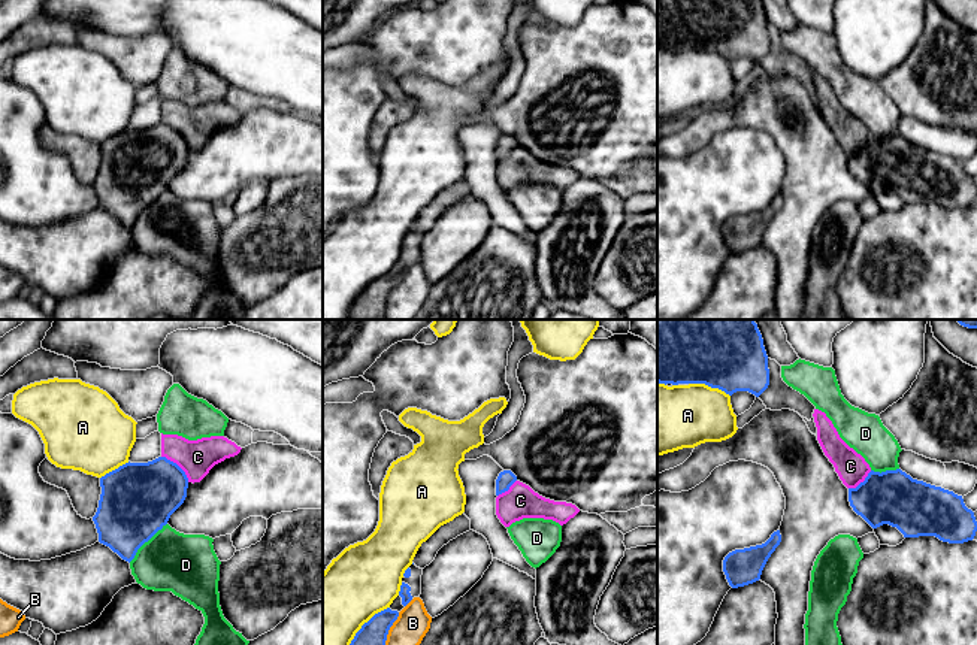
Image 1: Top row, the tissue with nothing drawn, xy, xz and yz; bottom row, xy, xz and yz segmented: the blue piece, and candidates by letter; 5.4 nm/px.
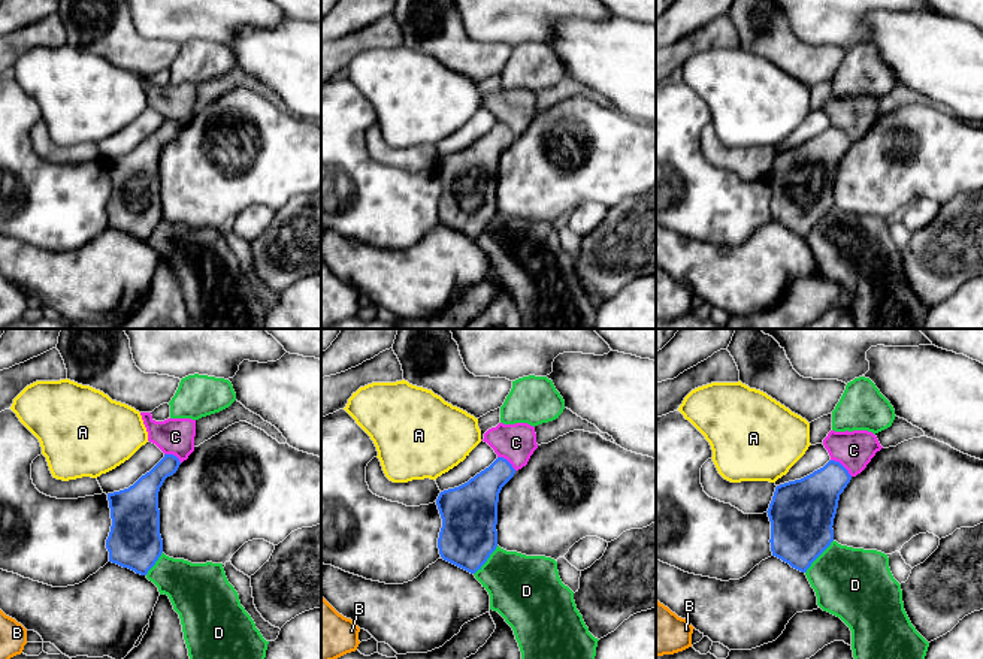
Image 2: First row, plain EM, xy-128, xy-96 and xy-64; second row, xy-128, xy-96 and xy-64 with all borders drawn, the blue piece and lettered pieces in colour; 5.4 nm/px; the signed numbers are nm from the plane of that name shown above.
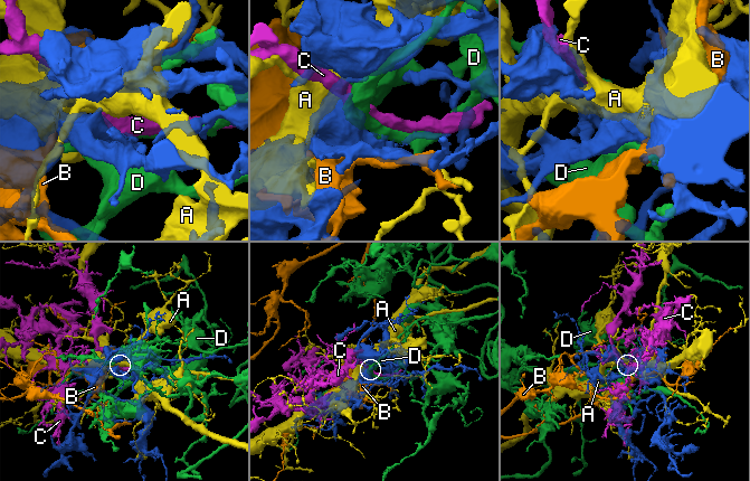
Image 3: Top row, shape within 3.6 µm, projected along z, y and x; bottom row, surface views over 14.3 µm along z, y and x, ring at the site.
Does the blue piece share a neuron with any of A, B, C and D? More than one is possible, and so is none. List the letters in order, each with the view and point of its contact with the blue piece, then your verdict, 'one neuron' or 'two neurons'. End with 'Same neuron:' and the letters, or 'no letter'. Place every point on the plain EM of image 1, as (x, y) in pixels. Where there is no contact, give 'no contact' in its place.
A: meets blue in xz at (362, 291); two neurons
B: meets blue in xz at (387, 299); two neurons
C: meets blue in xy at (178, 132); one neuron
D: meets blue in xy at (145, 206); two neurons
Same neuron: C

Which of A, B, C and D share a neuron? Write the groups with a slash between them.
A / B / C / D

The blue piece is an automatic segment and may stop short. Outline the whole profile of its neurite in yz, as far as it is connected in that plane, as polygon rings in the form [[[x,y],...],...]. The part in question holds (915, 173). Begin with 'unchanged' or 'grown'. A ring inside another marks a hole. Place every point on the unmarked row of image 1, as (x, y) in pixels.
unchanged | [[[901,134],[881,139],[871,136],[856,154],[849,154],[849,167],[872,194],[889,190],[904,203],[935,202],[943,208],[964,209],[973,206],[977,197],[974,178],[965,172],[962,161],[913,145]]]

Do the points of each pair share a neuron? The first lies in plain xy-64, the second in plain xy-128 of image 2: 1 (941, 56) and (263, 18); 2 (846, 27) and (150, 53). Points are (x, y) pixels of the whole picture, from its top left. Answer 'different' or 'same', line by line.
1: different
2: different

